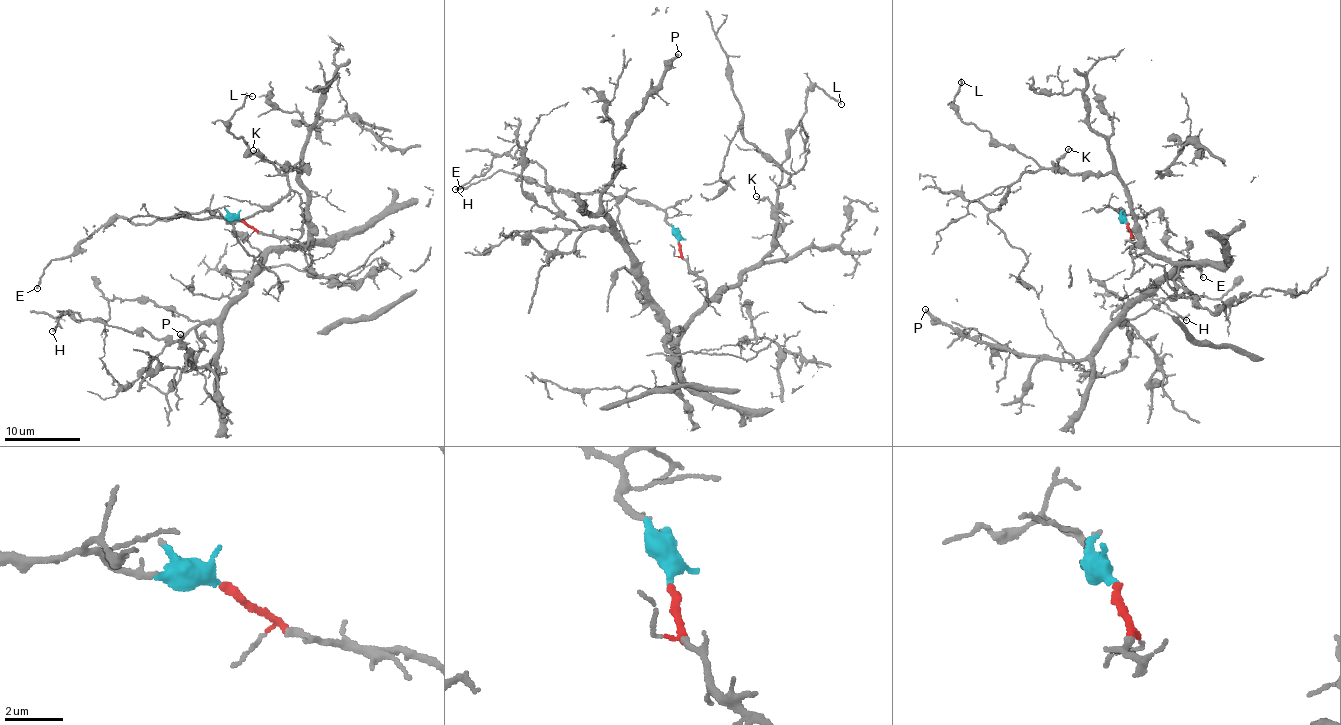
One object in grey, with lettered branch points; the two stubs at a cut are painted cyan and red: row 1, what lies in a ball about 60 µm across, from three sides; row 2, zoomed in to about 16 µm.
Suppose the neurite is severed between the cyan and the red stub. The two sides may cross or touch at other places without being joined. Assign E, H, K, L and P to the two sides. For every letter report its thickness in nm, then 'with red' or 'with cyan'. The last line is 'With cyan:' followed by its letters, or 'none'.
E: calibre 190 nm; with cyan
H: calibre 180 nm; with red
K: calibre 60 nm; with red
L: calibre 180 nm; with red
P: calibre 280 nm; with red
With cyan: E

